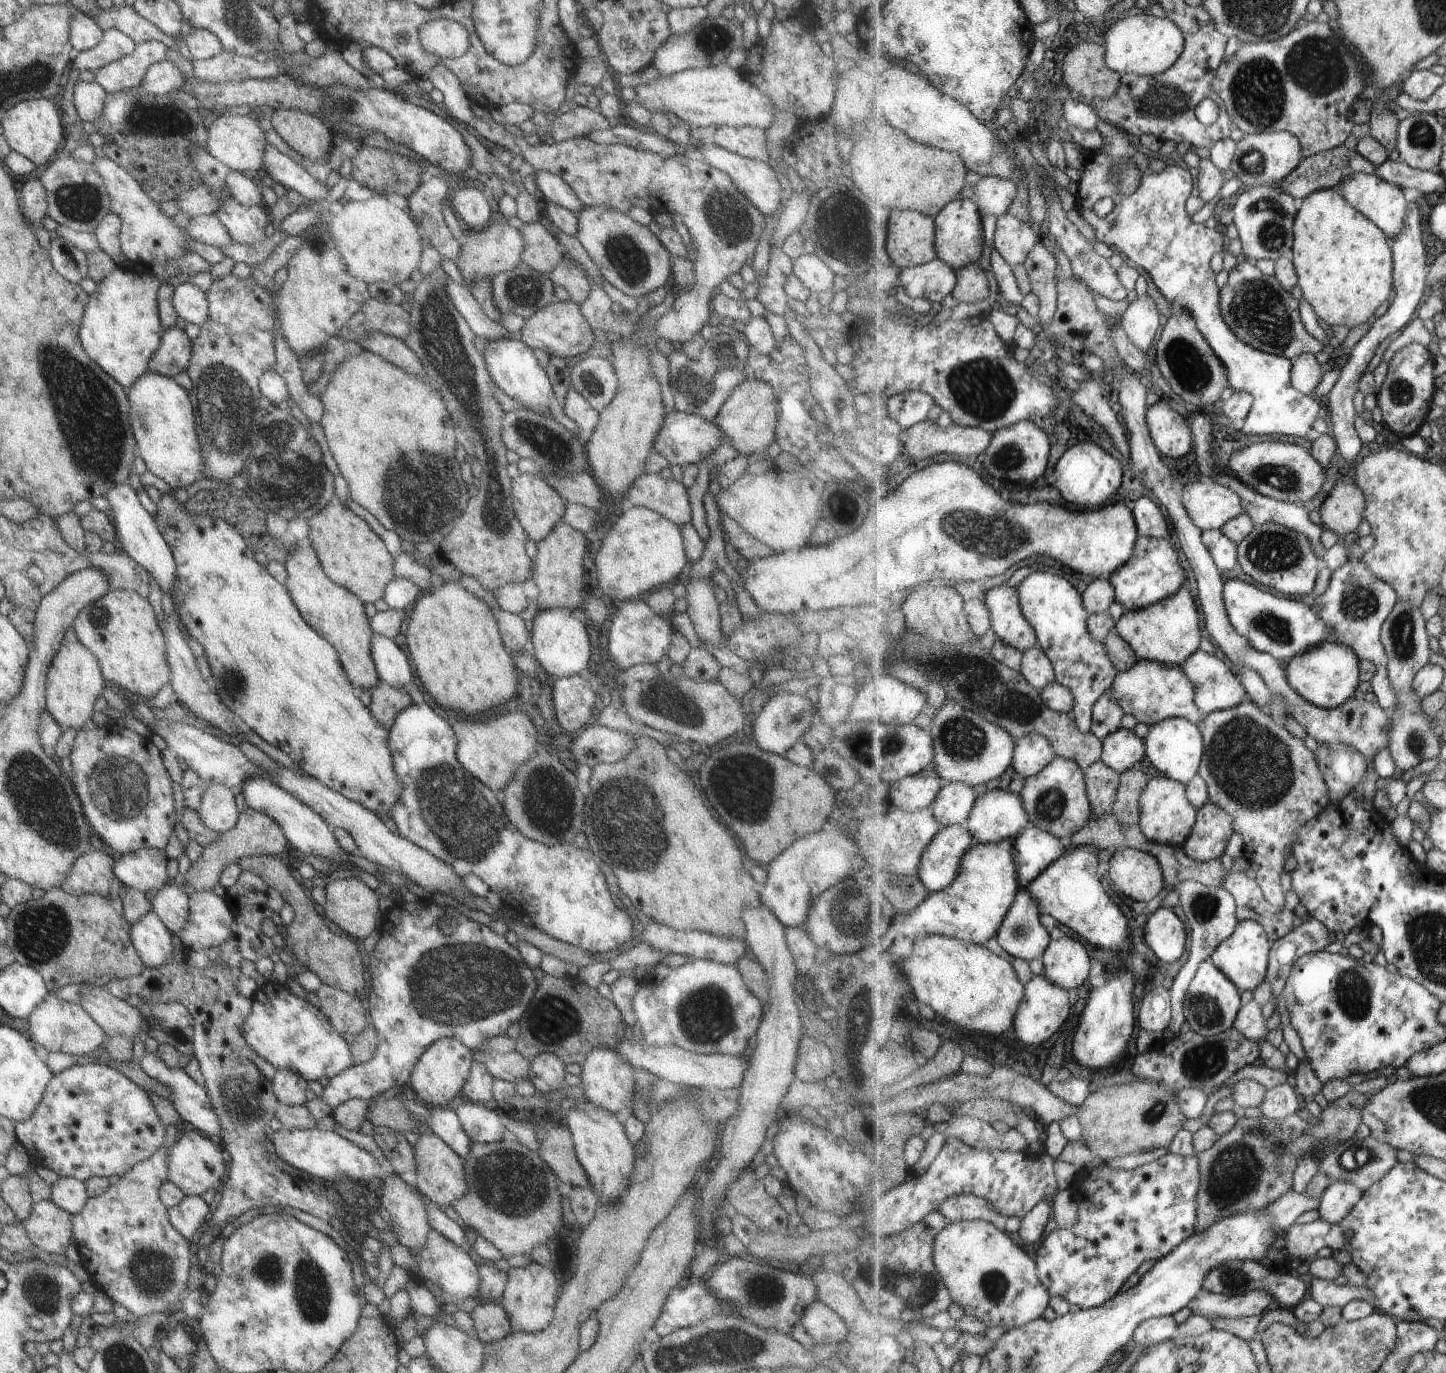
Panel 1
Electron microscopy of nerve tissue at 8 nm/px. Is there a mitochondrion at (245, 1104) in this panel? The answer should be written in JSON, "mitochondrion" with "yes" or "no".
{"mitochondrion":"yes"}

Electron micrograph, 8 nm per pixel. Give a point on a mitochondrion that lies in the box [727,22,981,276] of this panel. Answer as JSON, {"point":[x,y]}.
{"point":[857,236]}

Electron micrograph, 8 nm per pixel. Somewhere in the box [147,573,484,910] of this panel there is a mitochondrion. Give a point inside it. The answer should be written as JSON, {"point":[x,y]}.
{"point":[234,682]}

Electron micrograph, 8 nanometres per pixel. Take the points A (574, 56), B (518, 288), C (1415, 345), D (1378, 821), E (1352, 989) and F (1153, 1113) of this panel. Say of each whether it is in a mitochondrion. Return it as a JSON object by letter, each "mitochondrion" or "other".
{"A":"other","B":"mitochondrion","C":"other","D":"other","E":"mitochondrion","F":"mitochondrion"}

